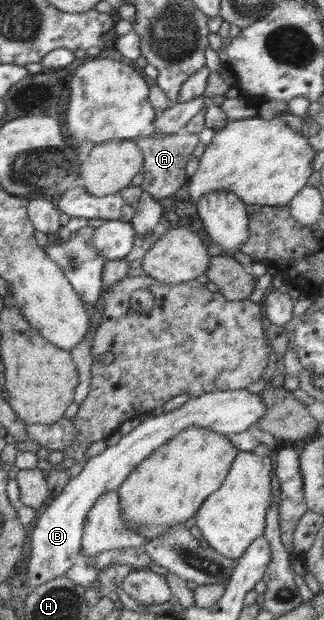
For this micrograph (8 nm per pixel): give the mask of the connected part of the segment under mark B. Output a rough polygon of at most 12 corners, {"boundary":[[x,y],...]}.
{"boundary":[[247,388],[146,418],[84,461],[36,520],[30,591],[82,562],[88,511],[191,425],[226,435],[260,420]]}

